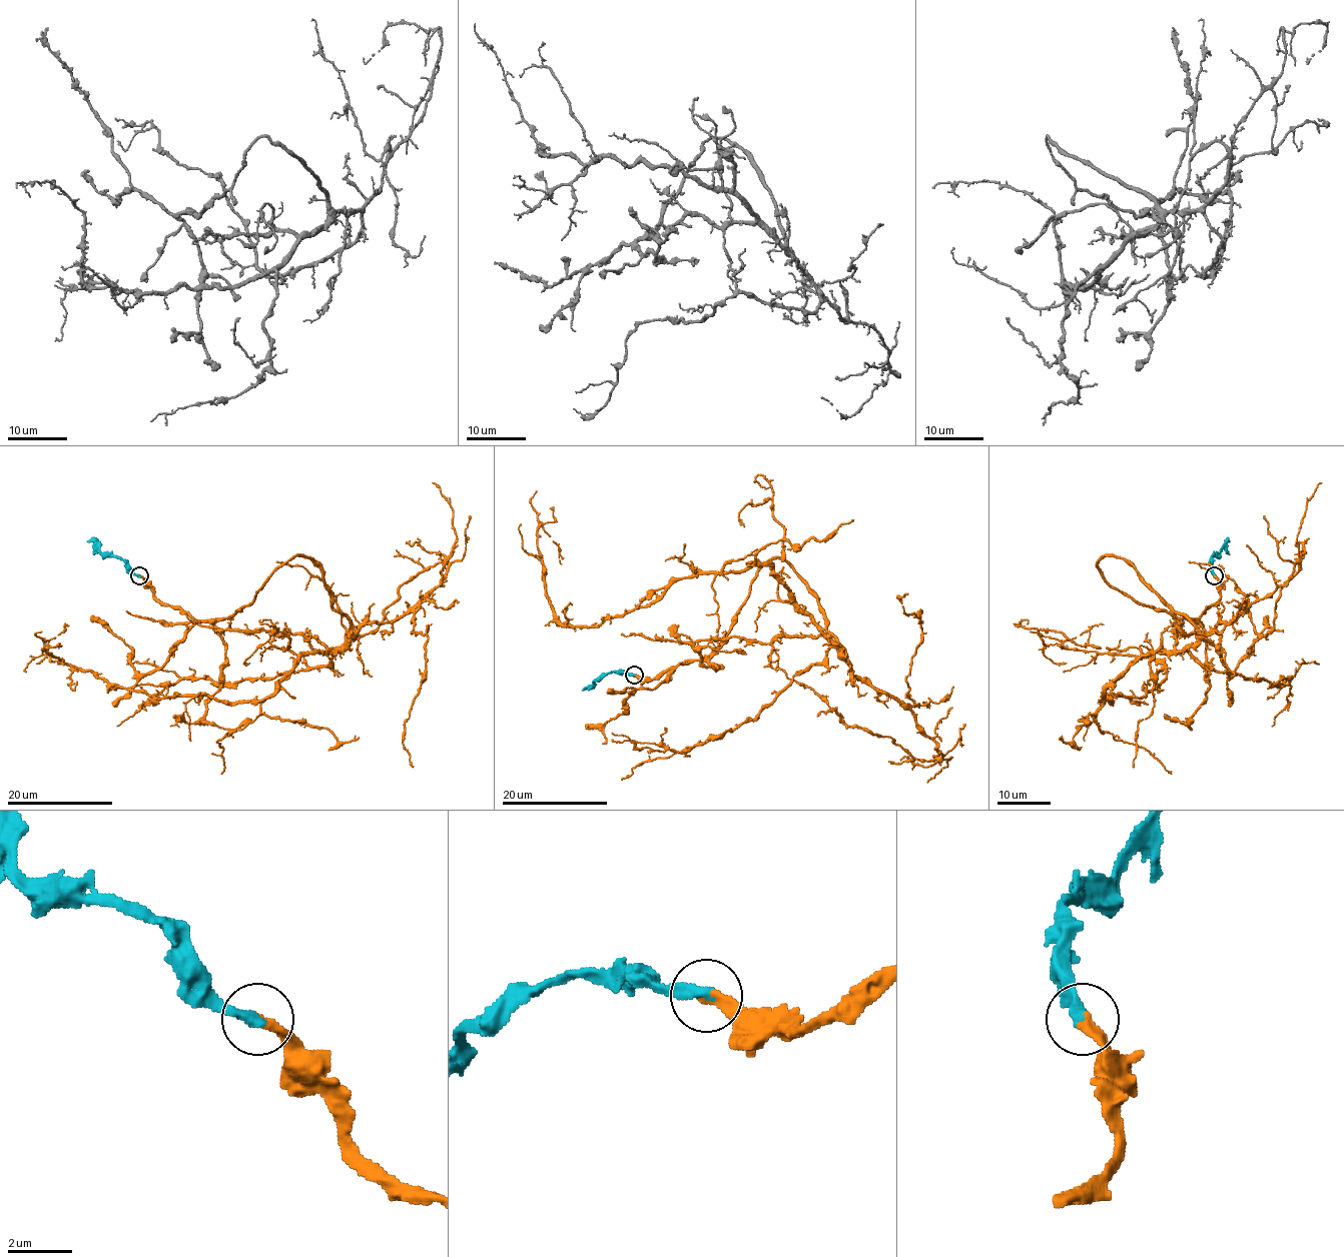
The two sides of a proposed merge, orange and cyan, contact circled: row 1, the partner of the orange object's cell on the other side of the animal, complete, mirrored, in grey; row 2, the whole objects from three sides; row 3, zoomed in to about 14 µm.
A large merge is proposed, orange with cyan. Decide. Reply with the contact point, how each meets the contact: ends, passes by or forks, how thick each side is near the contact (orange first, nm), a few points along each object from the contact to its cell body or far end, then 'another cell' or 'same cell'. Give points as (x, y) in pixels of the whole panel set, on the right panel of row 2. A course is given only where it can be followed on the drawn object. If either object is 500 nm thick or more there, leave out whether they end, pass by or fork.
place (1214, 575); orange ends; cyan ends; calibres 280 and 380 nm; course orange (1215, 575), (1174, 616), (1097, 562), (1198, 630), (1105, 691), (1142, 698), (1162, 663), (1063, 645), (1104, 624); course cyan (1215, 575), (1212, 556), (1216, 556), (1229, 540); same cell

